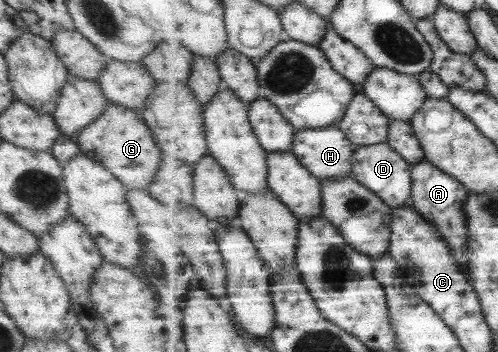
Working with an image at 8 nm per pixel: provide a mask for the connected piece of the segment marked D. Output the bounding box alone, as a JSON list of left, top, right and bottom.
[354,143,414,209]

